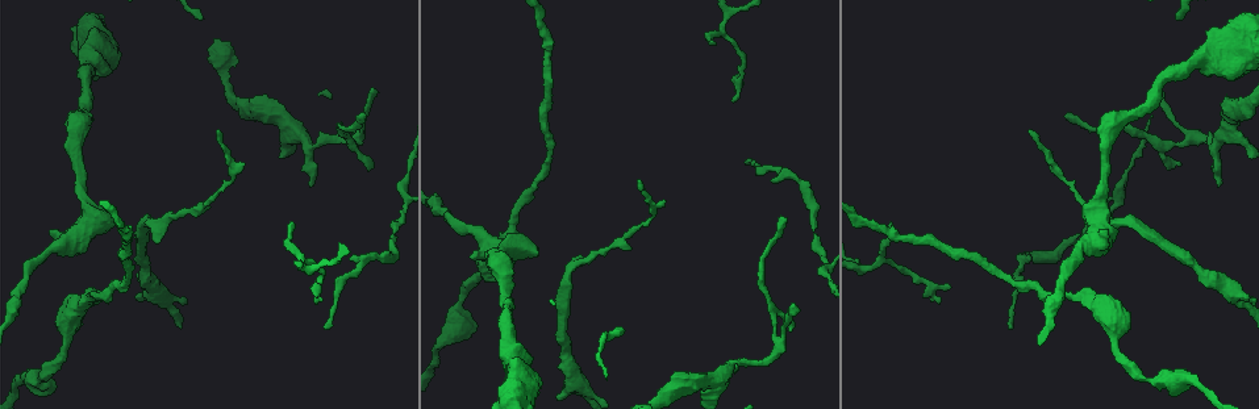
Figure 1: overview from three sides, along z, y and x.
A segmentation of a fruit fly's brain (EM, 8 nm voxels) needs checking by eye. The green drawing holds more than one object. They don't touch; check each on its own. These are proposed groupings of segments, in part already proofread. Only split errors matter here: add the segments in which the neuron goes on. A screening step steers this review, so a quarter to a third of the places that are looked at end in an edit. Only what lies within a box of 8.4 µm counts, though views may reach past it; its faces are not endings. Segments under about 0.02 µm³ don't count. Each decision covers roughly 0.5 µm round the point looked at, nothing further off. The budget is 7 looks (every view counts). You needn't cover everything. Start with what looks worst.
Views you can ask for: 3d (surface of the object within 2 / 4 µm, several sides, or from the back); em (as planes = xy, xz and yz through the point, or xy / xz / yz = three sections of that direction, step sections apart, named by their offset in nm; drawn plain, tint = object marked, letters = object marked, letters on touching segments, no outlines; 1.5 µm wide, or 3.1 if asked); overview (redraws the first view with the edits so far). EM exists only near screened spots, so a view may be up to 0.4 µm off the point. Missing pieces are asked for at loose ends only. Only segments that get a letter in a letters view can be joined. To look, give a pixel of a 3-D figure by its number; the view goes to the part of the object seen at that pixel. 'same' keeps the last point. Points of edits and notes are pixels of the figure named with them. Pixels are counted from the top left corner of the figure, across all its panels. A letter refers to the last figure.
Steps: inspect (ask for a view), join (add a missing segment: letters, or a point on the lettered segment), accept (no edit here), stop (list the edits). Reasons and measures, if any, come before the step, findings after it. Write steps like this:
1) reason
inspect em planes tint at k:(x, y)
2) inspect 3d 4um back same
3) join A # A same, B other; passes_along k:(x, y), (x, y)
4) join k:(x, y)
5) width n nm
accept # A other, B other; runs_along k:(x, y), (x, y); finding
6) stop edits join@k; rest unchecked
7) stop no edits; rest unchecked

free end
inspect 3d 4um at 1:(1218, 185)

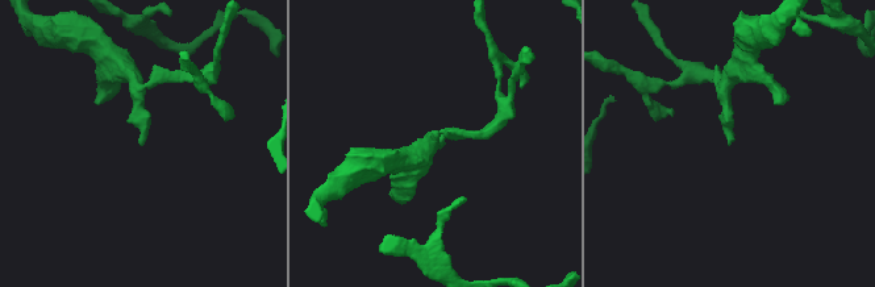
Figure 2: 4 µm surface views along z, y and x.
inspect em planes letters at 2:(142, 143)

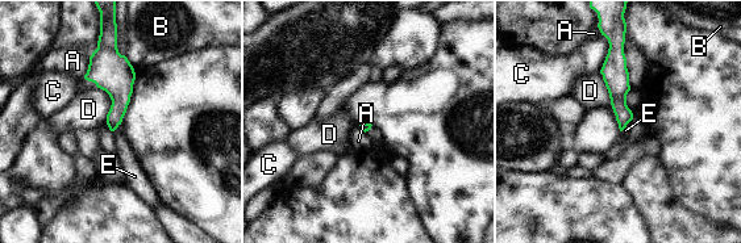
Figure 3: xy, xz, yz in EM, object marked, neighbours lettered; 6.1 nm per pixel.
join E # A other, B other, C other, D other, E same; passes_along 3:(119, 86), (117, 126), (128, 159); the neuron continues

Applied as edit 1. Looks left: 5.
redraw
inspect overview

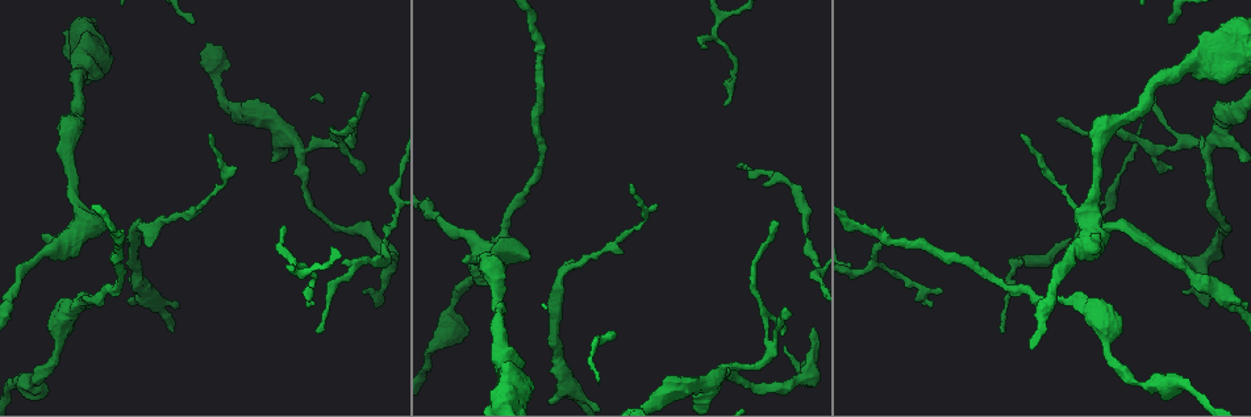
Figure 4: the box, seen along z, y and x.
branch stops here
inspect 3d 4um at 4:(785, 349)

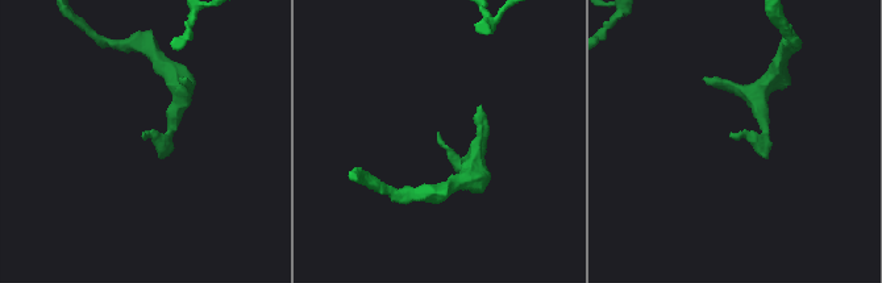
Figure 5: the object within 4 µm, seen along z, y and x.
inspect em planes tint at 5:(729, 136)

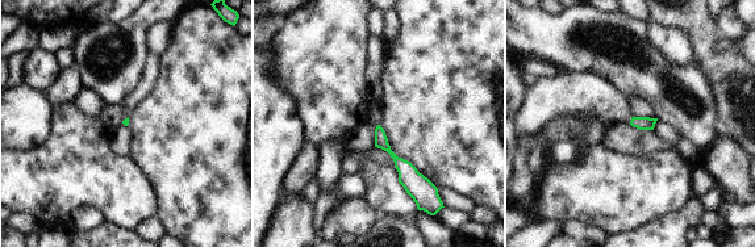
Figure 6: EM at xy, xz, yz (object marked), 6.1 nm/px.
what lies round it
inspect em planes letters same

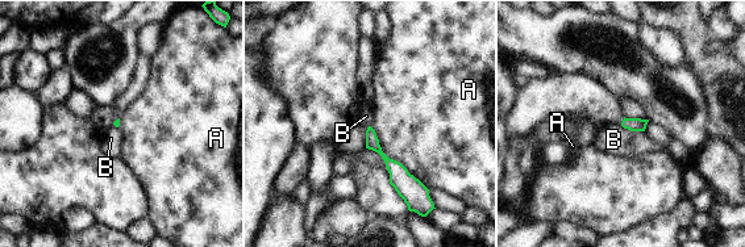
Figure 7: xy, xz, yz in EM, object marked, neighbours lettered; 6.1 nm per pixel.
accept # A other, B other; runs_along 7:(370, 132), (371, 142), (411, 193); no lettered segment goes on from it

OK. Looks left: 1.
thin end
inspect em planes letters at 4:(283, 225)

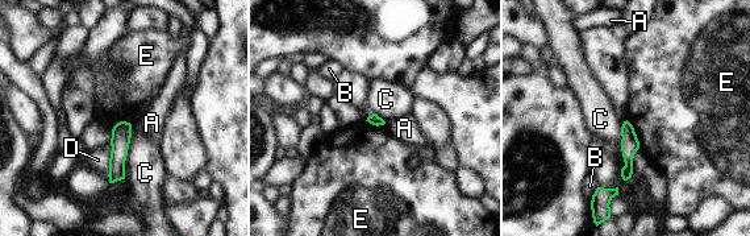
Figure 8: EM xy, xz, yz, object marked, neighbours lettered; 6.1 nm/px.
accept # A other, B other, C other, D other, E other; border 8:(626, 120), (633, 128), (640, 148); none of them fits

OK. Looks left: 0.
stop edits join@3; rest unchecked

